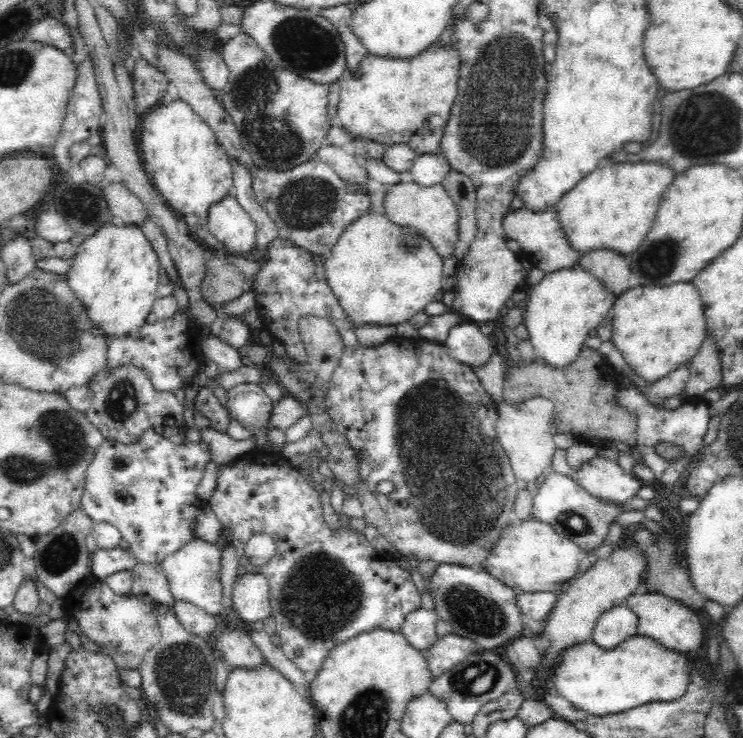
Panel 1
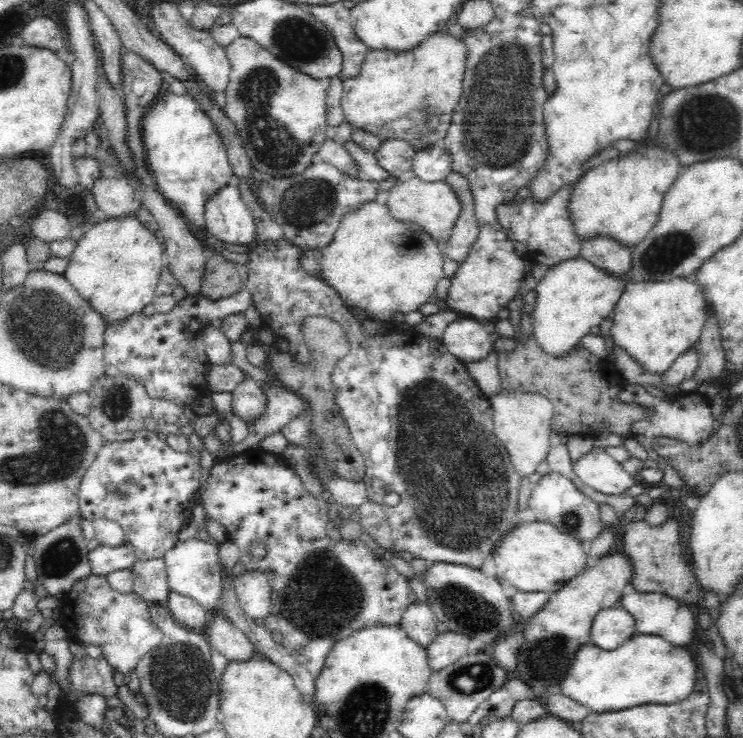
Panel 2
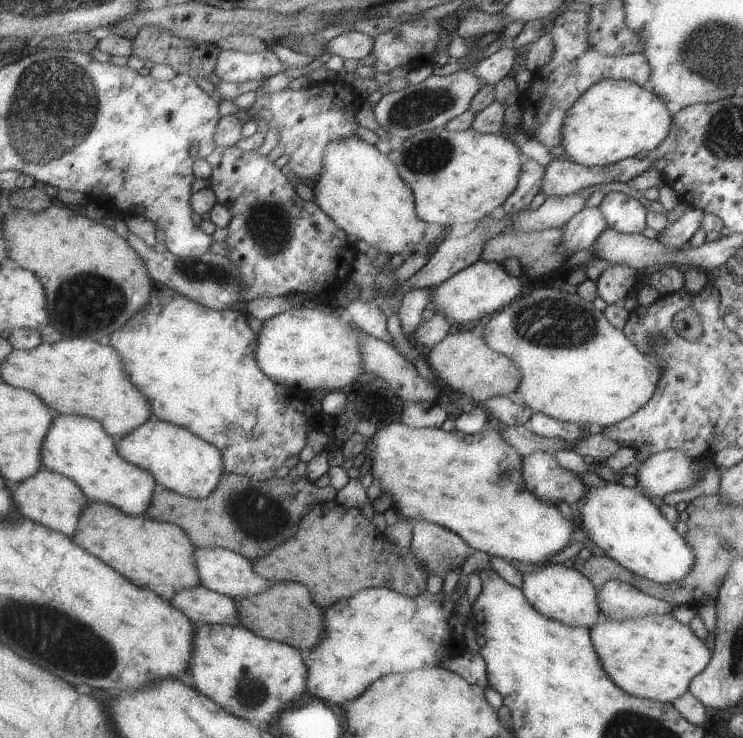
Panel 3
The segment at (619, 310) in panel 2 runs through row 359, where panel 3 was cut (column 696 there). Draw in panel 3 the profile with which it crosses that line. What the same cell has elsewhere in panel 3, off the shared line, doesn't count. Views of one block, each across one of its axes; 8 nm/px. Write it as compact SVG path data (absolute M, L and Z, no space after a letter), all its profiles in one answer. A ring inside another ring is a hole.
M671 613L625 620L603 618L589 628L591 646L611 682L631 696L673 702L688 691L689 680L707 666L711 643L699 640L689 625L680 624Z

